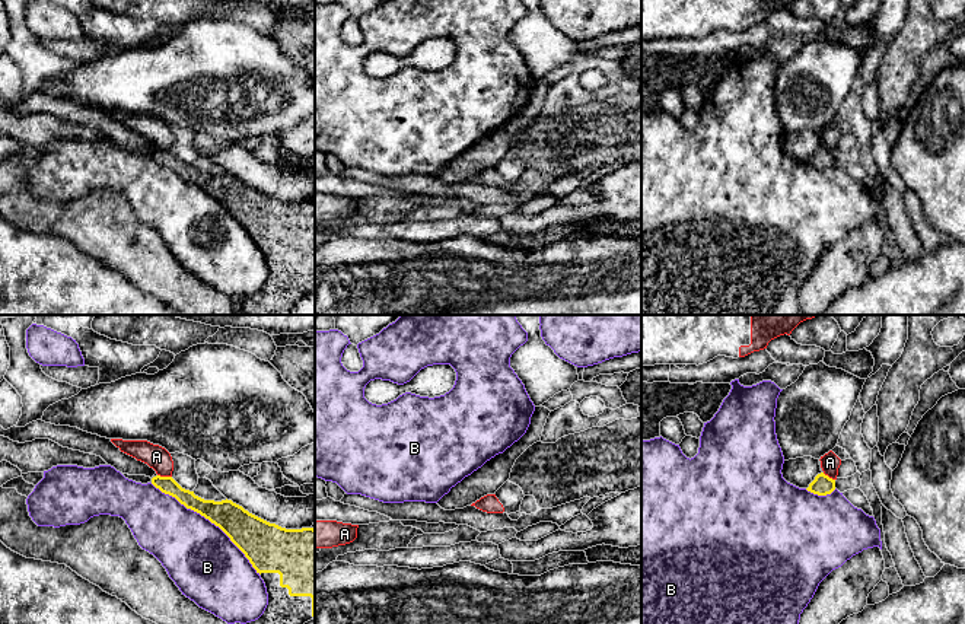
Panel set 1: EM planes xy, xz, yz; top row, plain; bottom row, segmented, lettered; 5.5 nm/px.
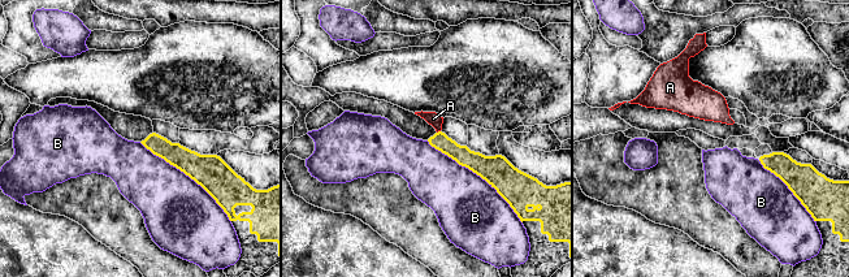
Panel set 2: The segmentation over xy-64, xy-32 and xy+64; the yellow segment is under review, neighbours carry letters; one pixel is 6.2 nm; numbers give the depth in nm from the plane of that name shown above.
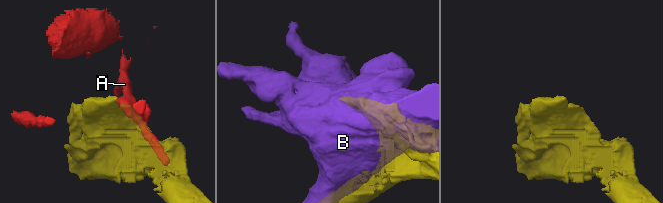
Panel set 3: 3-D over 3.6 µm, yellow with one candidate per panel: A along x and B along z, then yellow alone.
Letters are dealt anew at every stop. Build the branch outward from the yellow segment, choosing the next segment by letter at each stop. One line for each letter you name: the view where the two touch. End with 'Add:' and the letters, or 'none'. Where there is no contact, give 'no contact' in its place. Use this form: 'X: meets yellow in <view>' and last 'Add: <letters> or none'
Add: none

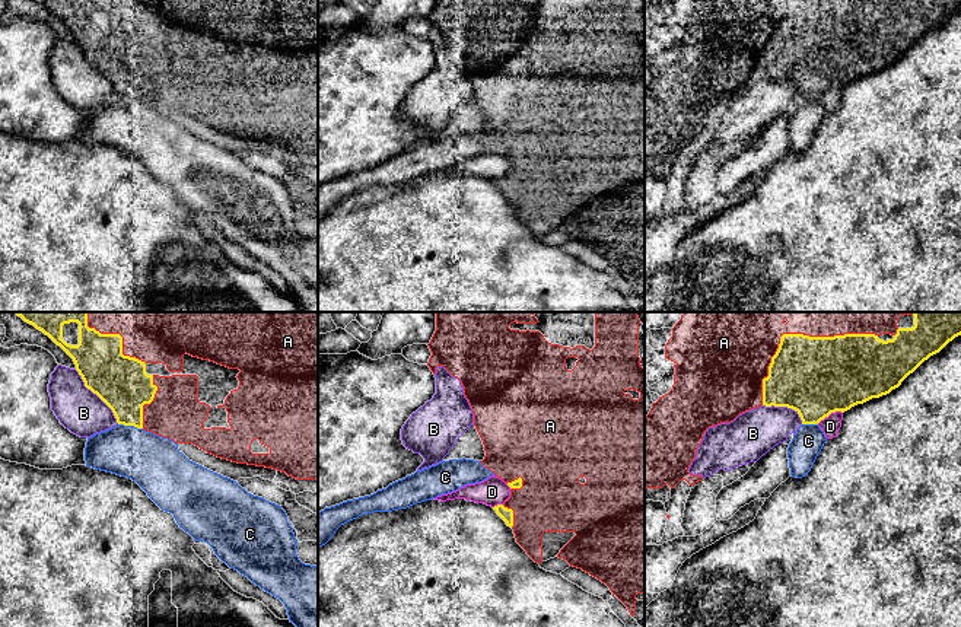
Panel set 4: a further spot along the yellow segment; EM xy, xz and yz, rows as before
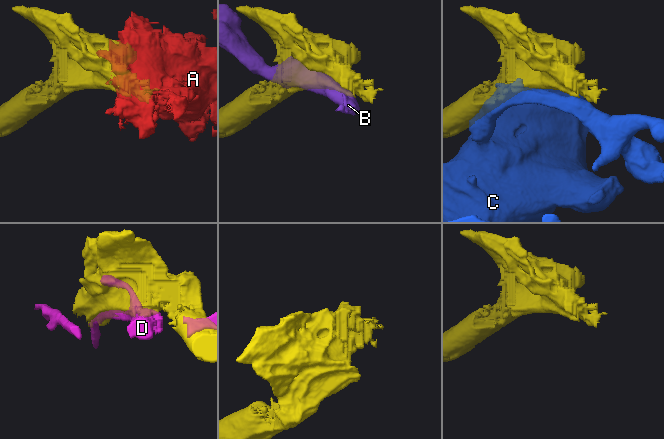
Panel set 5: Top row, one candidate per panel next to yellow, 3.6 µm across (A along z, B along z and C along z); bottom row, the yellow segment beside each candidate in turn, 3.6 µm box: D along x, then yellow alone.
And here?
A: meets yellow in xy
Add: A

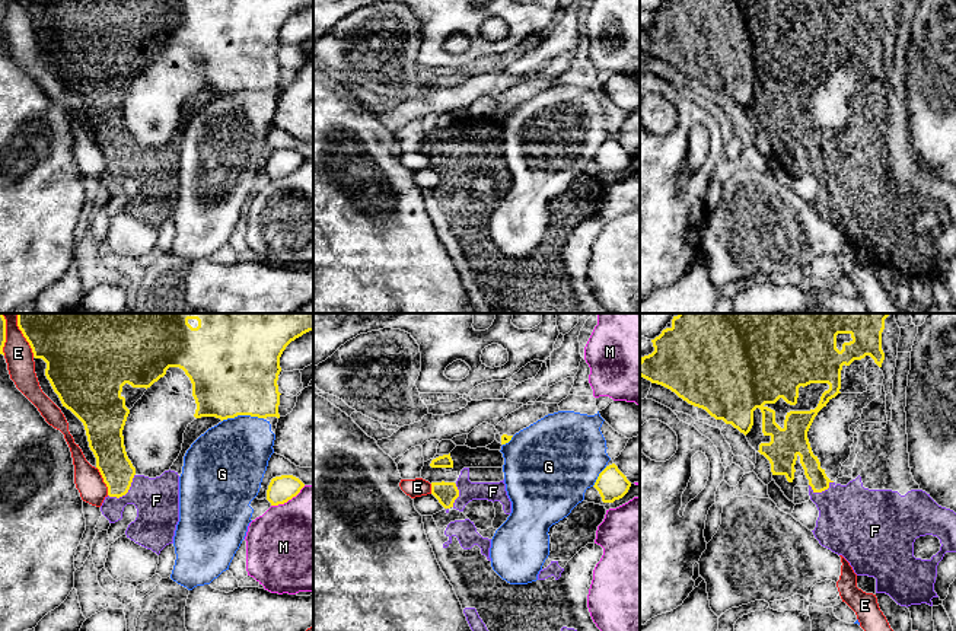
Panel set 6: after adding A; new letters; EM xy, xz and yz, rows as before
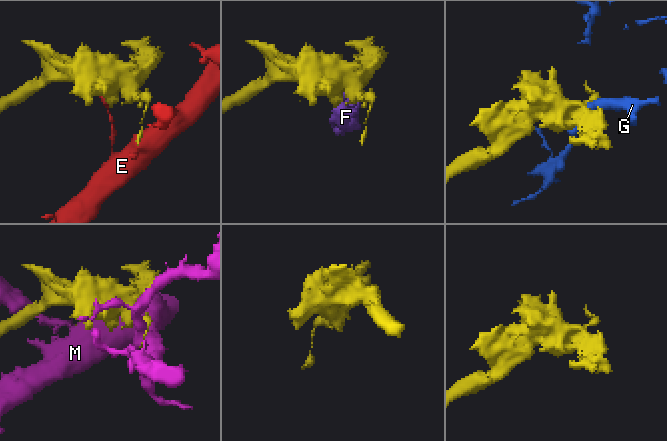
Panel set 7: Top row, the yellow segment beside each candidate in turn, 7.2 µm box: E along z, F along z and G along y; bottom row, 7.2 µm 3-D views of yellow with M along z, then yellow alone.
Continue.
F: meets yellow in xy
Add: F

